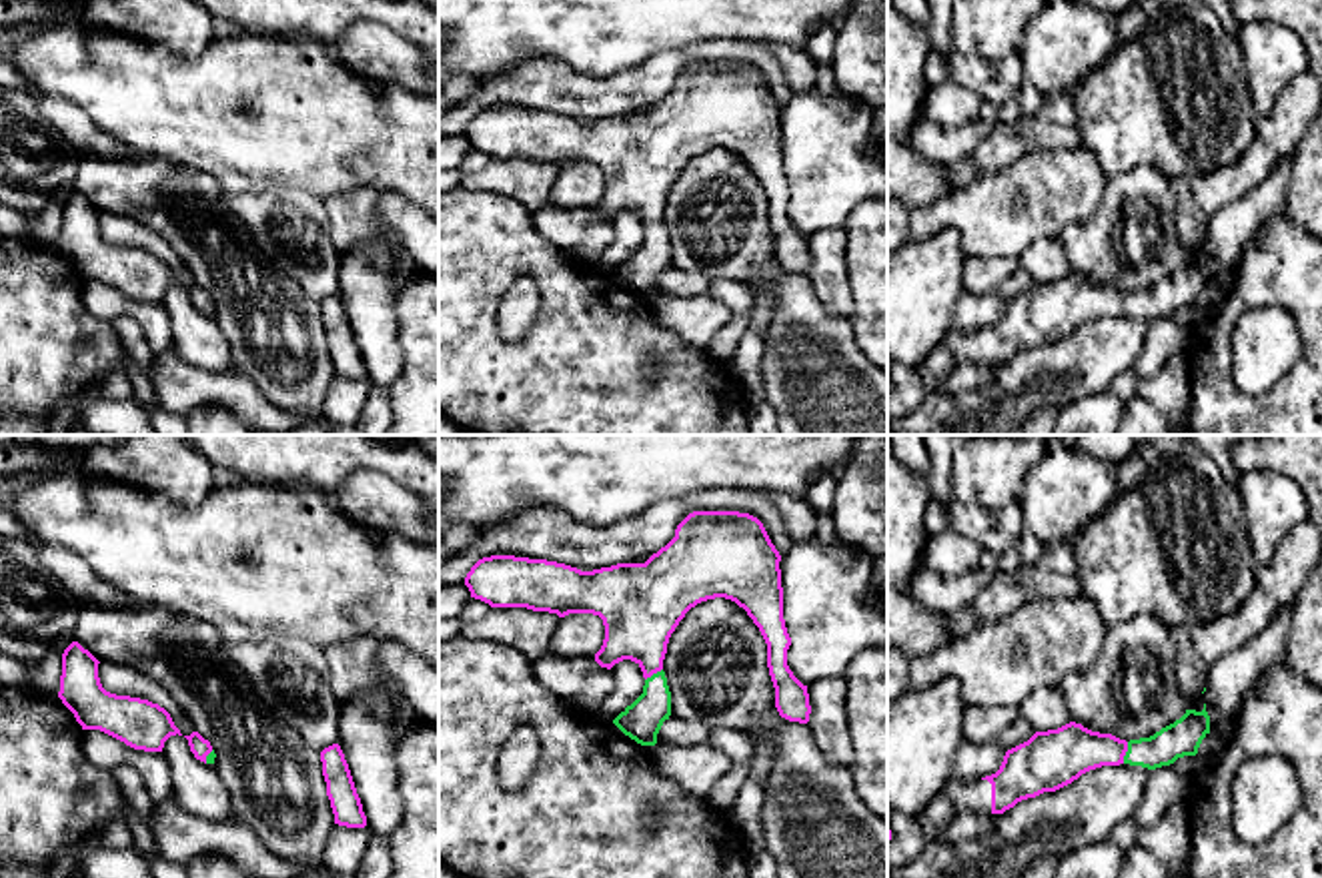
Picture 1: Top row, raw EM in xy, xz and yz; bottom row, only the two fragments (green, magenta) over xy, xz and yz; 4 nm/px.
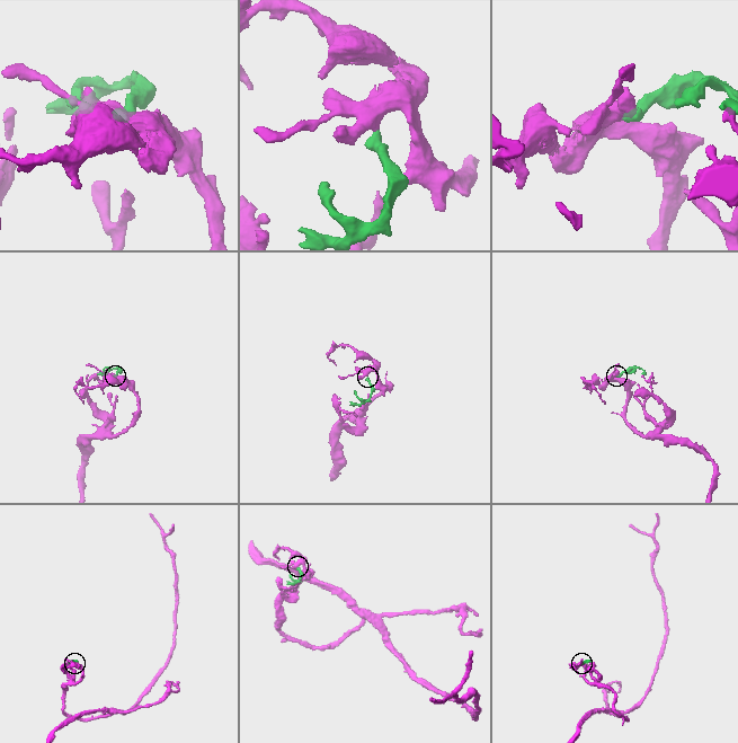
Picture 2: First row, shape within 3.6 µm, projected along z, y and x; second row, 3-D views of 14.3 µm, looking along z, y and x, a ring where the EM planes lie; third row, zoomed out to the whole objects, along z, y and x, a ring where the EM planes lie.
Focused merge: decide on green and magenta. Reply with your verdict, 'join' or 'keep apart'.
join

